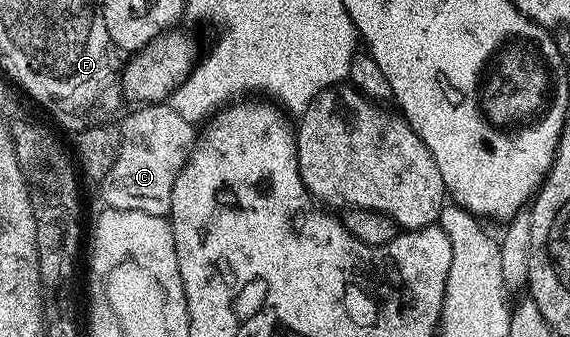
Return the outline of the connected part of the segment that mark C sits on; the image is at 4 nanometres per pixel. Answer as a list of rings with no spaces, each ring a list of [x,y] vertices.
[[[164,102],[138,106],[120,124],[121,148],[115,165],[100,180],[104,206],[115,209],[146,211],[149,215],[168,216],[171,209],[171,189],[175,179],[189,159],[195,142],[193,127],[176,111],[178,108],[165,107]]]

